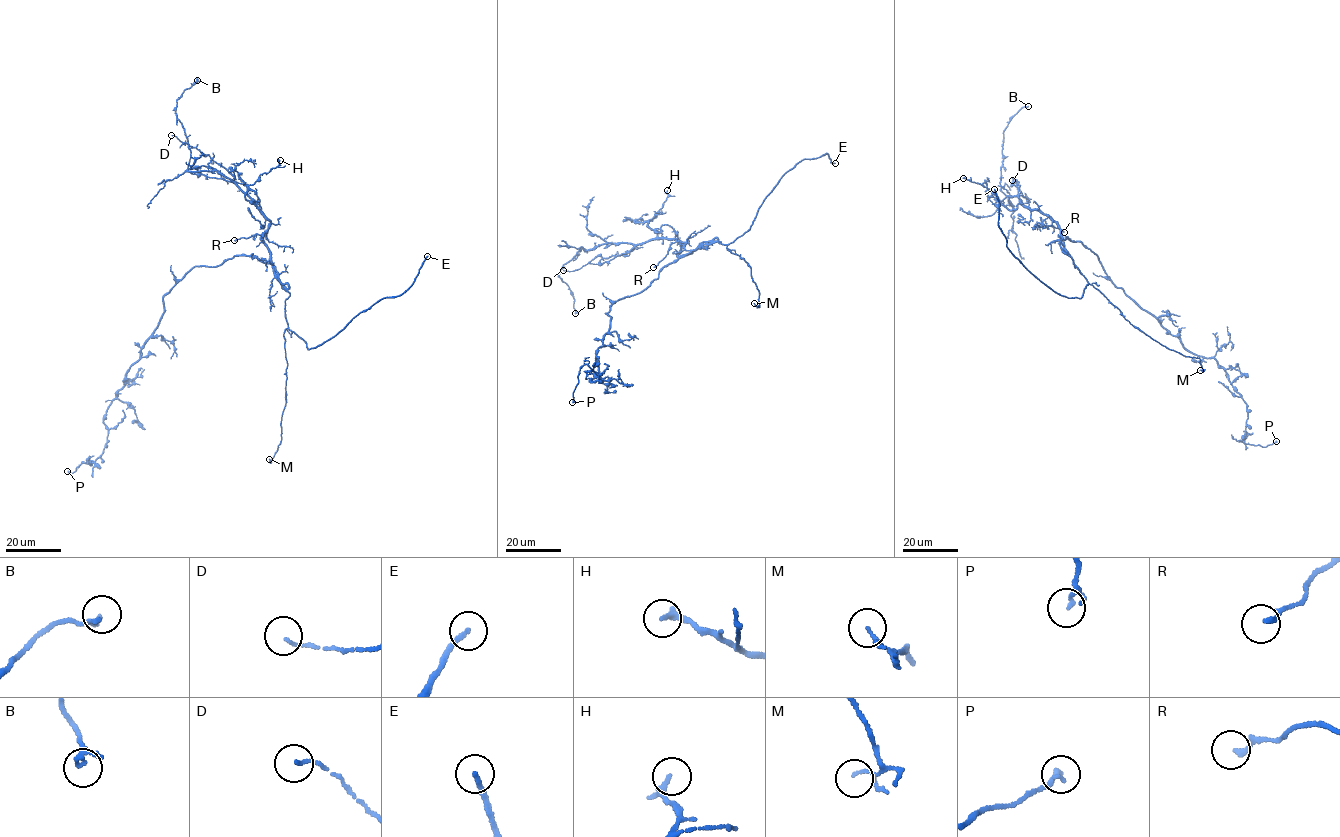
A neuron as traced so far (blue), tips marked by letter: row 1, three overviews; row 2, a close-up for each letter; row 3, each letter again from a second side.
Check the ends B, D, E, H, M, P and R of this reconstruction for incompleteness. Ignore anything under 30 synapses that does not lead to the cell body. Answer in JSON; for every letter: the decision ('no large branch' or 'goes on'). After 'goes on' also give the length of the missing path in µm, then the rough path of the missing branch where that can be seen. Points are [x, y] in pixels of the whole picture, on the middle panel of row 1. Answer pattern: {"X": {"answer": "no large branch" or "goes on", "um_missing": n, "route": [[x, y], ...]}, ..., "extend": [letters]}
{"B": {"answer": "no large branch"}, "D": {"answer": "no large branch"}, "E": {"answer": "goes on", "um_missing": 15, "route": [[835, 163], [855, 149]]}, "H": {"answer": "no large branch"}, "M": {"answer": "no large branch"}, "P": {"answer": "no large branch"}, "R": {"answer": "no large branch"}, "extend": ["E"]}

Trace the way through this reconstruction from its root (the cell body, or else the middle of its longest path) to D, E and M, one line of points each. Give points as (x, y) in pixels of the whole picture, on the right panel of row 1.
D: (1086, 248), (1068, 236), (1062, 239), (1057, 222), (1023, 204), (1020, 186), (1012, 180)
E: (1086, 248), (1068, 236), (1062, 240), (1088, 282), (1082, 297), (1053, 291), (1007, 247), (994, 189)
M: (1086, 248), (1068, 236), (1062, 240), (1080, 273), (1127, 320), (1165, 347), (1198, 357), (1200, 370)

